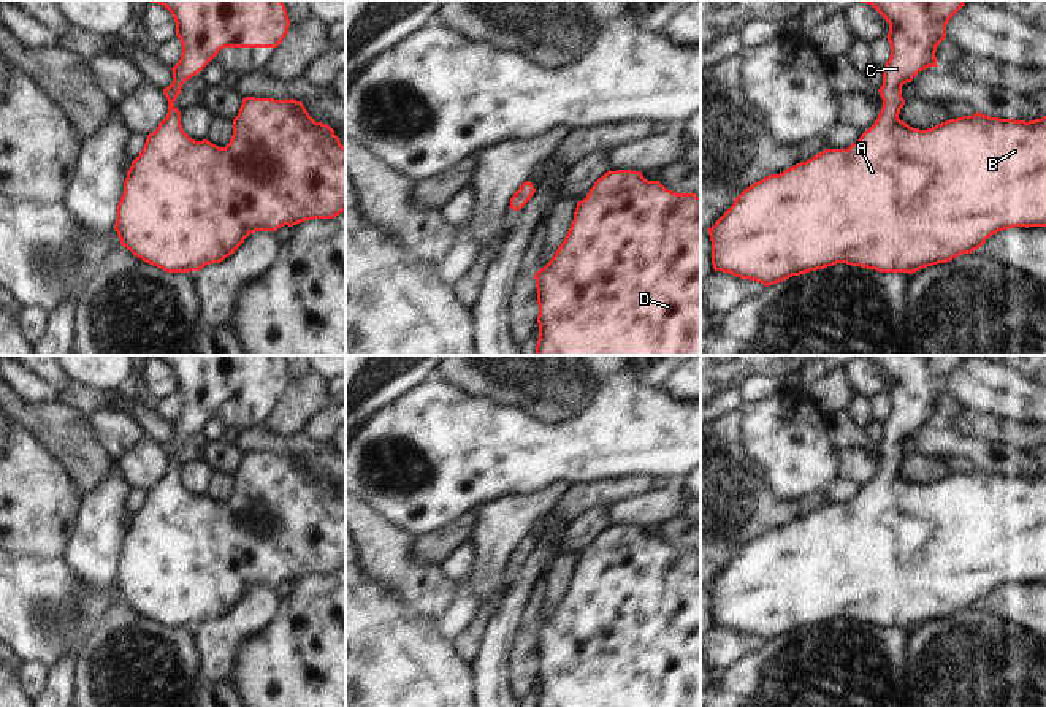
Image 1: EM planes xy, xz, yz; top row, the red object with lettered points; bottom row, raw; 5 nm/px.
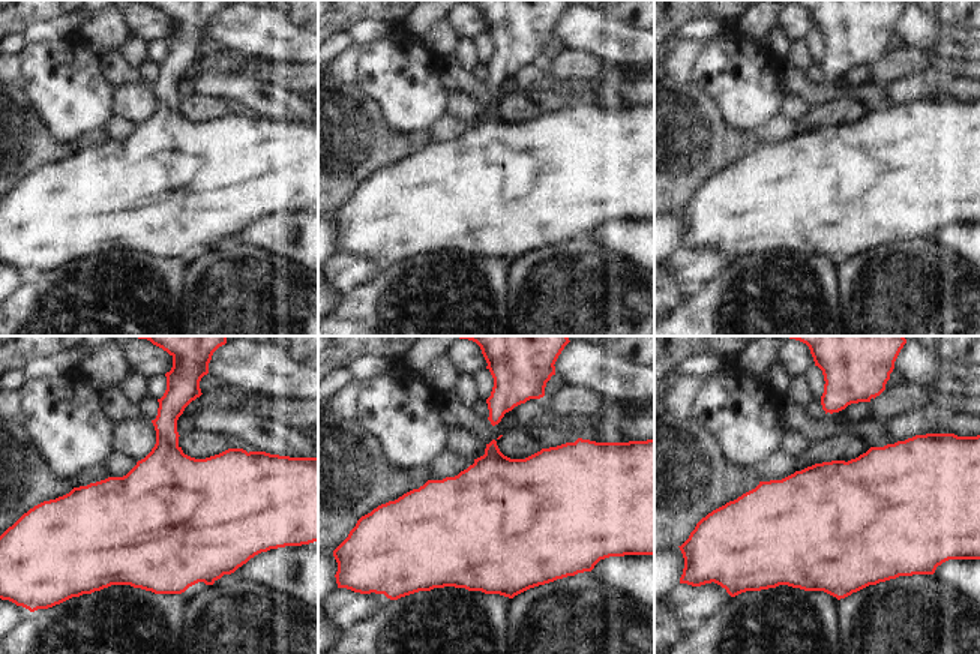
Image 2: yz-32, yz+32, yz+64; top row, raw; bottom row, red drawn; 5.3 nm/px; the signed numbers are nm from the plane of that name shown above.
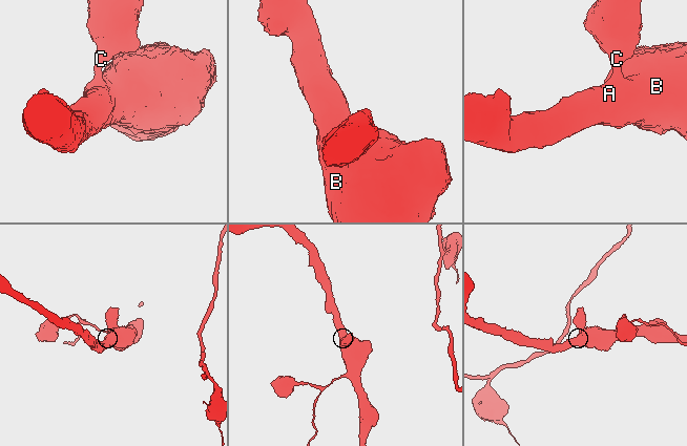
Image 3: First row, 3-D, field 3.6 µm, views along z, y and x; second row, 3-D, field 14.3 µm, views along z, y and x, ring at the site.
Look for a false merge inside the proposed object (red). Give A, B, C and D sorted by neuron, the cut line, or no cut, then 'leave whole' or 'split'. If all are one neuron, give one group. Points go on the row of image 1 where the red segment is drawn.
groups A B C D; cut none; leave whole

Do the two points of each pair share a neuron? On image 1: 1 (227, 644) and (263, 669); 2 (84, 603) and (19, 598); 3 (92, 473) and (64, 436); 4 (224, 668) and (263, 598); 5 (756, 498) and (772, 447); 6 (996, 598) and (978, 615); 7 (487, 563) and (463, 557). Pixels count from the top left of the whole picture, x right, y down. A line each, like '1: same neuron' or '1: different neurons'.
1: different neurons
2: same neuron
3: same neuron
4: same neuron
5: different neurons
6: different neurons
7: different neurons

